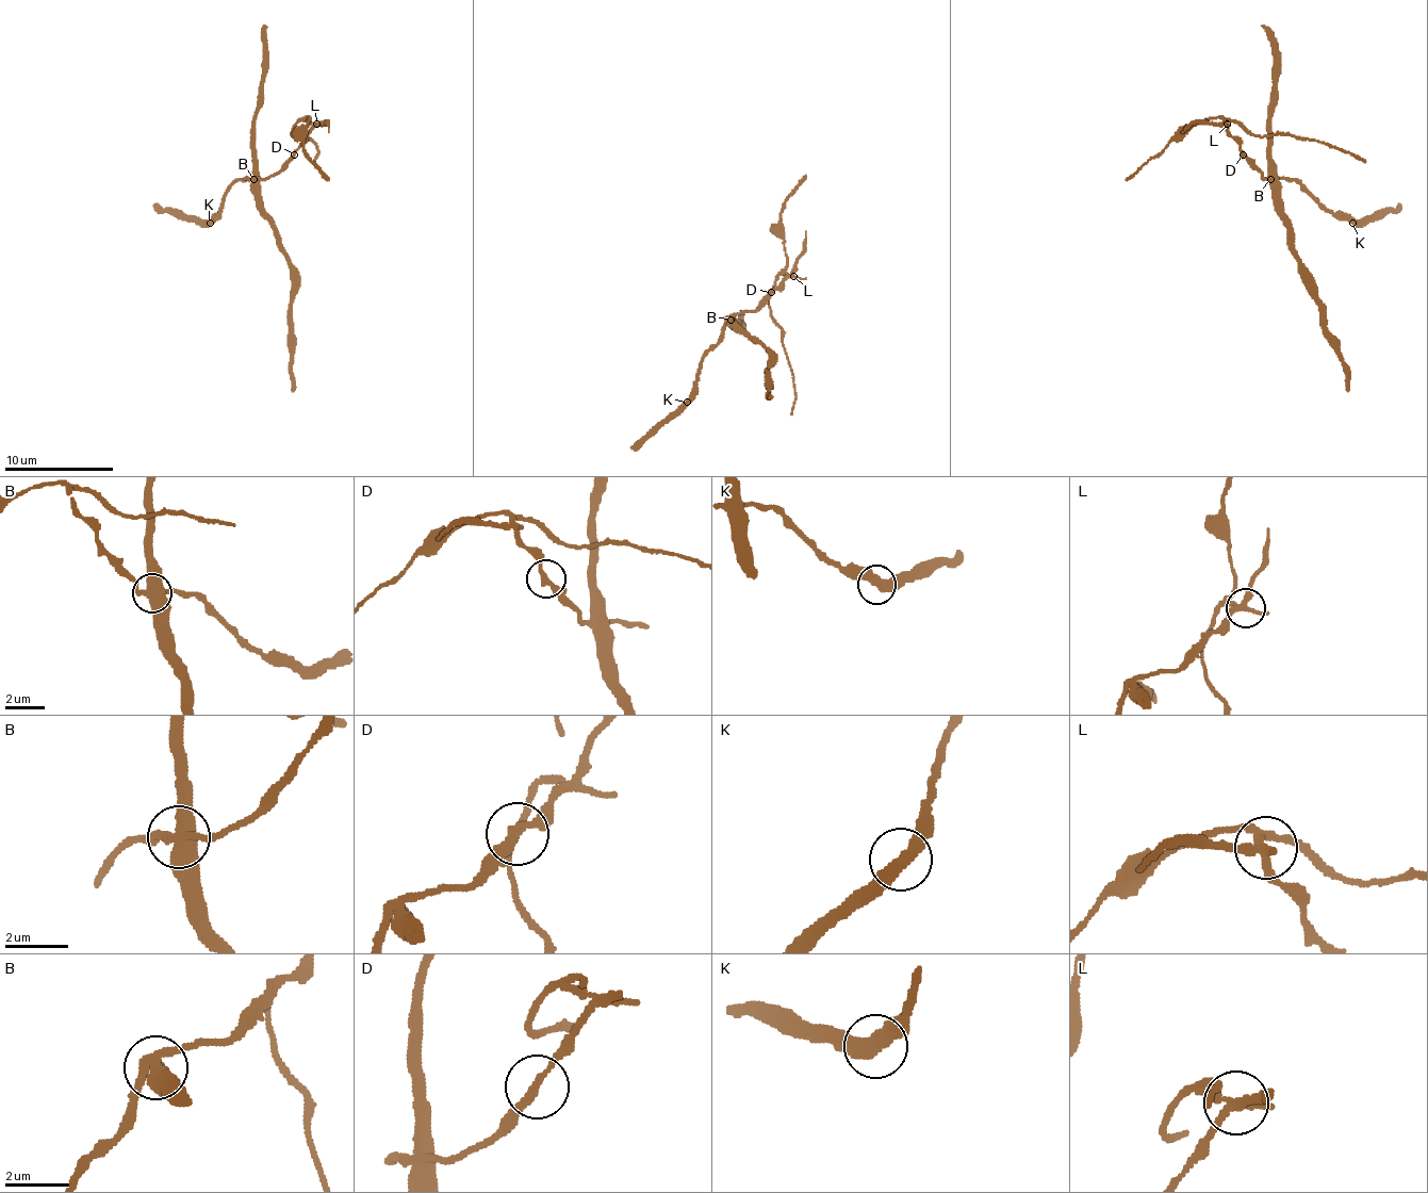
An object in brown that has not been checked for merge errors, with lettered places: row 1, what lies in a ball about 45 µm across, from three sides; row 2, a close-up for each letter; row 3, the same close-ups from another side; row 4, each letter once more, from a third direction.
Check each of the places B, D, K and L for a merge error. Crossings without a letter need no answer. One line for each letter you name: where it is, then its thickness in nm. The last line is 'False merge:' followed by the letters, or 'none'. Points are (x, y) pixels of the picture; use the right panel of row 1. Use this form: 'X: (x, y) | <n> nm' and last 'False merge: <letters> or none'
B: (1270, 179) | 480 nm
L: (1227, 124) | 240 nm
False merge: B, L

